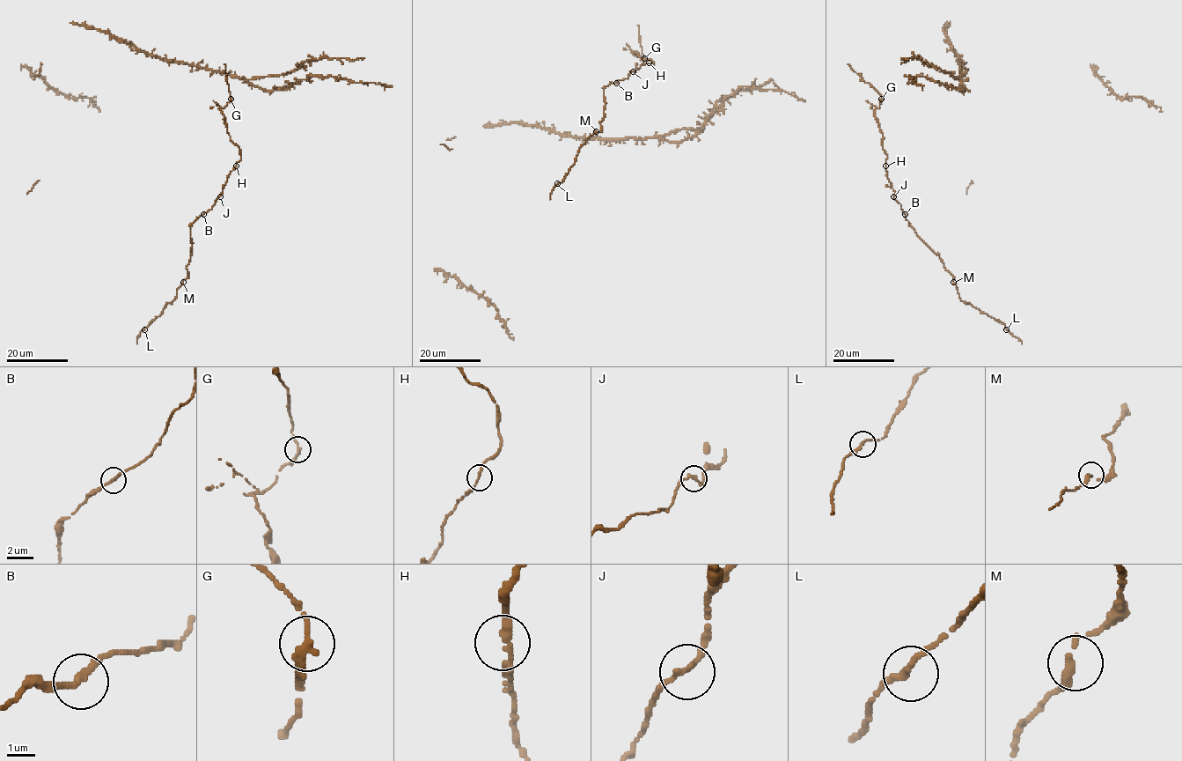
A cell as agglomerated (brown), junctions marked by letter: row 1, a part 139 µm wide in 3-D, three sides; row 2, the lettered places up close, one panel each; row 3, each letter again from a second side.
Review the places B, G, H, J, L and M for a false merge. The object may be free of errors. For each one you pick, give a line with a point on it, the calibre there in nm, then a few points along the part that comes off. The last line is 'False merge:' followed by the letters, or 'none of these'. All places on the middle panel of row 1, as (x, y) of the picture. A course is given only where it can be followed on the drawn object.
False merge: none of these

